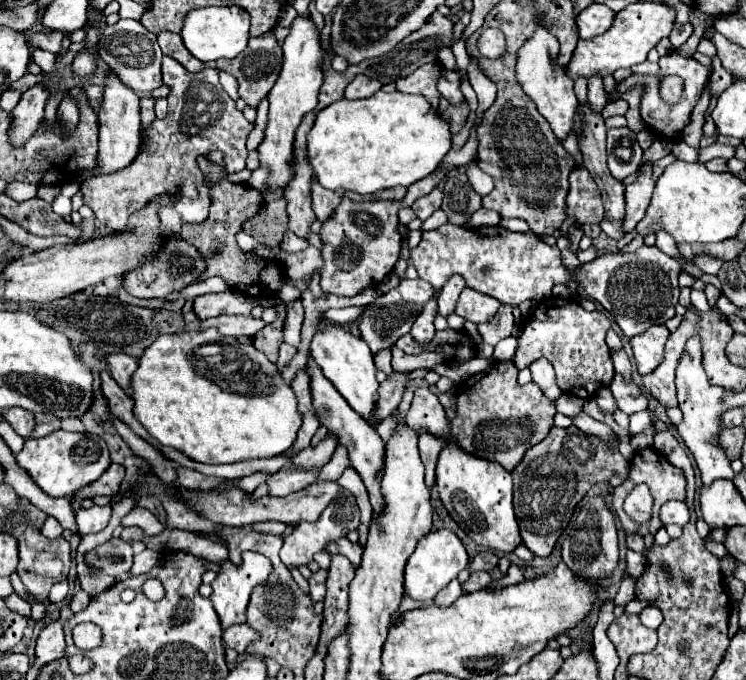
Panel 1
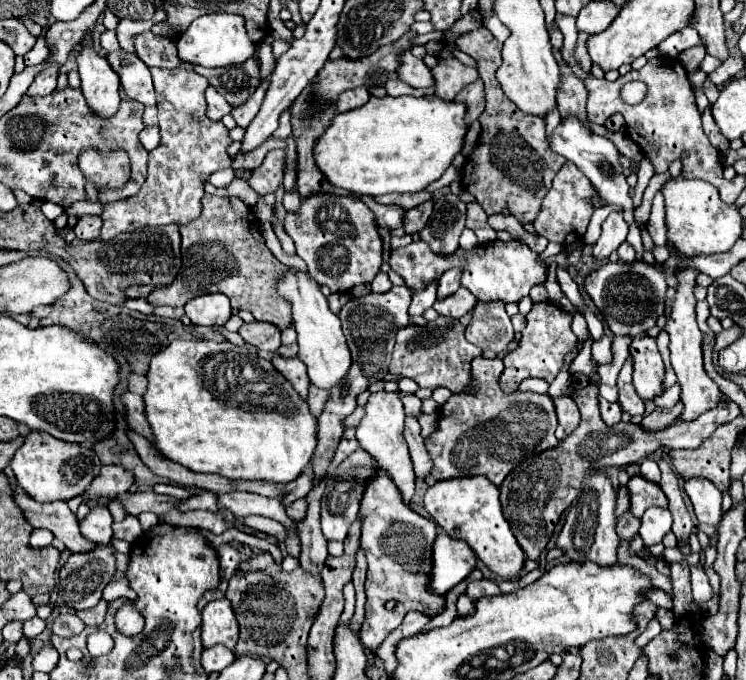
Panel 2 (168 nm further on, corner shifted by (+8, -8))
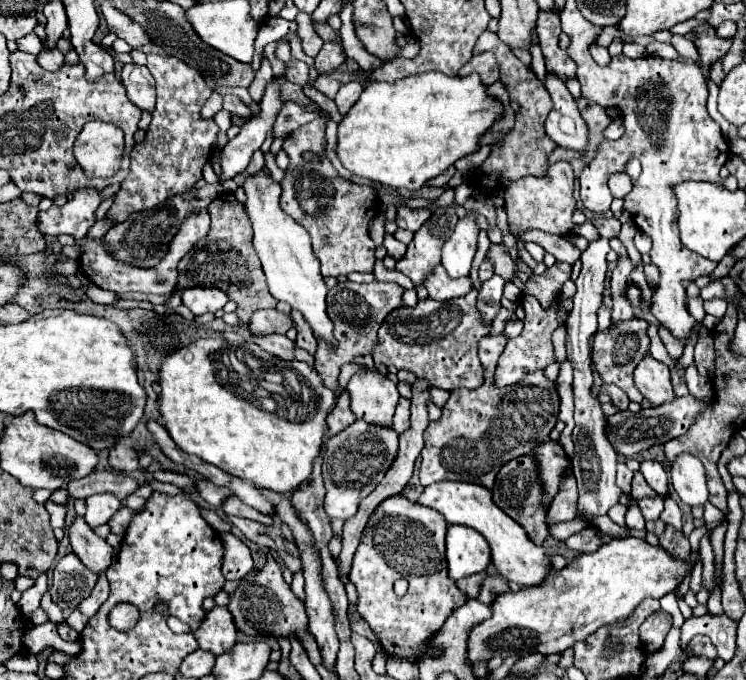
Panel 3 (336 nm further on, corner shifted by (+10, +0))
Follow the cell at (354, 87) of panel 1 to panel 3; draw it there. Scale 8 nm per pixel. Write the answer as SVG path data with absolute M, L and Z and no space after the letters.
M347 83L347 85L343 85L337 91L335 103L337 103L337 109L341 111L341 115L345 115L351 109L351 105L359 99L361 91L363 91L363 85L361 83Z

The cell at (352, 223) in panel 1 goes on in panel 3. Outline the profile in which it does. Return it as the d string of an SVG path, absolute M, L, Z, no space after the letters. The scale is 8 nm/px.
M315 119L293 131L283 141L283 151L289 155L291 163L281 183L281 209L289 213L289 217L293 217L299 225L303 225L311 235L313 253L321 263L321 275L339 277L353 271L371 273L375 263L375 243L369 237L367 227L379 207L377 193L371 187L347 183L341 179L329 159L323 159L321 163L303 161L305 151L325 151L325 119Z

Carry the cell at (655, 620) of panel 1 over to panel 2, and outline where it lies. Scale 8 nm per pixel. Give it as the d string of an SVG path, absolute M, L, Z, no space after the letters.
M651 619L649 621L649 625L647 625L647 629L637 637L637 645L643 649L651 639L655 639L659 633L663 631L663 627L661 627L661 623L657 621L657 619Z

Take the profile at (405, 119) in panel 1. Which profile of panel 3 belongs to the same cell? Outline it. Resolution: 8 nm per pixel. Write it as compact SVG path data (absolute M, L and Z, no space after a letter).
M439 71L393 83L373 81L339 123L335 153L343 167L393 189L419 189L457 159L479 147L479 137L499 119L501 105L487 95L479 75L447 77Z

